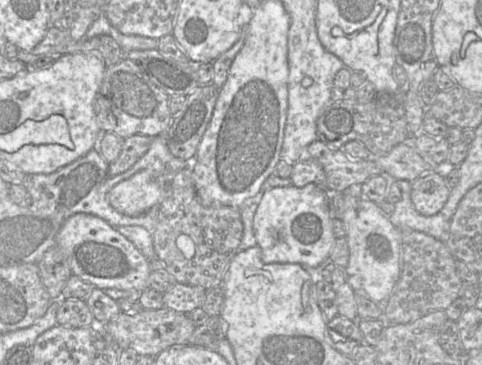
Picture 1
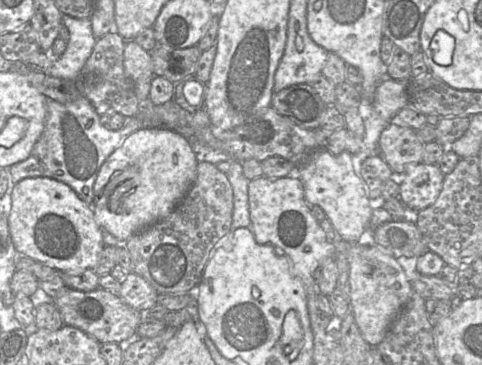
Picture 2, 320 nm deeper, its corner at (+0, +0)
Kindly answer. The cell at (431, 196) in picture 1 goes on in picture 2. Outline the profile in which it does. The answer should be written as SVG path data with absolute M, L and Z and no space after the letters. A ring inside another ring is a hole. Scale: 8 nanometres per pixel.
M416 164L399 178L400 200L408 210L421 211L437 200L443 180L436 164Z

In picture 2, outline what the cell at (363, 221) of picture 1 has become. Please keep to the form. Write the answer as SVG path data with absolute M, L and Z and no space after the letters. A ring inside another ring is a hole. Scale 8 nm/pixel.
M327 149L317 150L308 162L299 167L291 175L297 175L304 187L305 200L309 205L318 205L325 212L327 219L331 222L338 236L350 243L357 243L363 232L370 227L372 209L369 205L369 197L365 183L362 178L354 172L351 154L342 152L338 155L332 155Z

